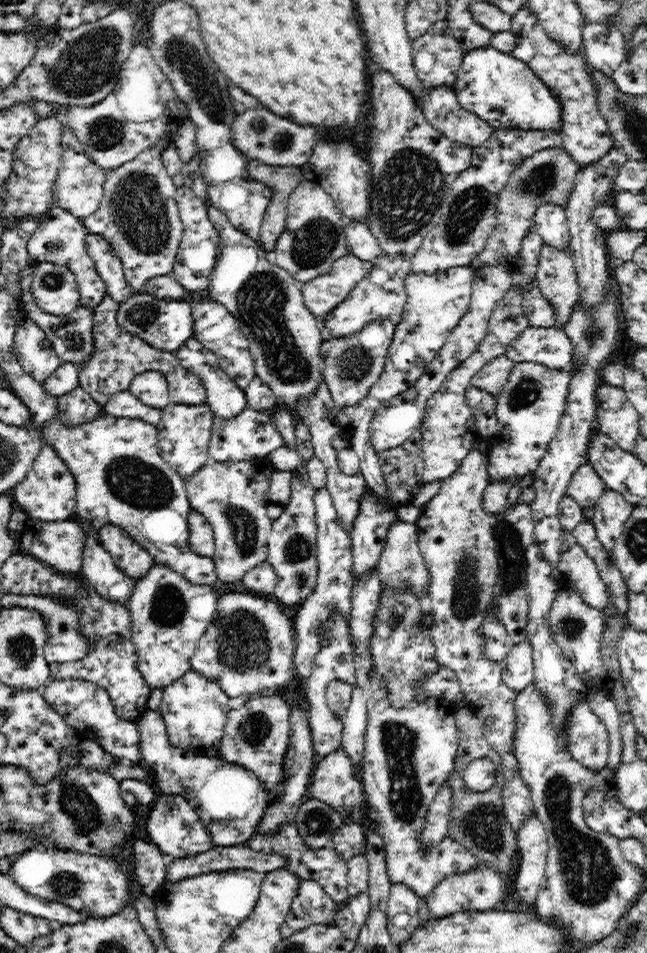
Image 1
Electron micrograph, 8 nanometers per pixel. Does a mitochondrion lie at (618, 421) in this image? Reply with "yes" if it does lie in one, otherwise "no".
no

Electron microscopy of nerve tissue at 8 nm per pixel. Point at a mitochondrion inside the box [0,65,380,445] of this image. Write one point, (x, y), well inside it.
(263, 300)

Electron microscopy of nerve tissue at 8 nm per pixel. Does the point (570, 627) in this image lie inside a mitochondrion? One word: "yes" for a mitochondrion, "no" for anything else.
yes

